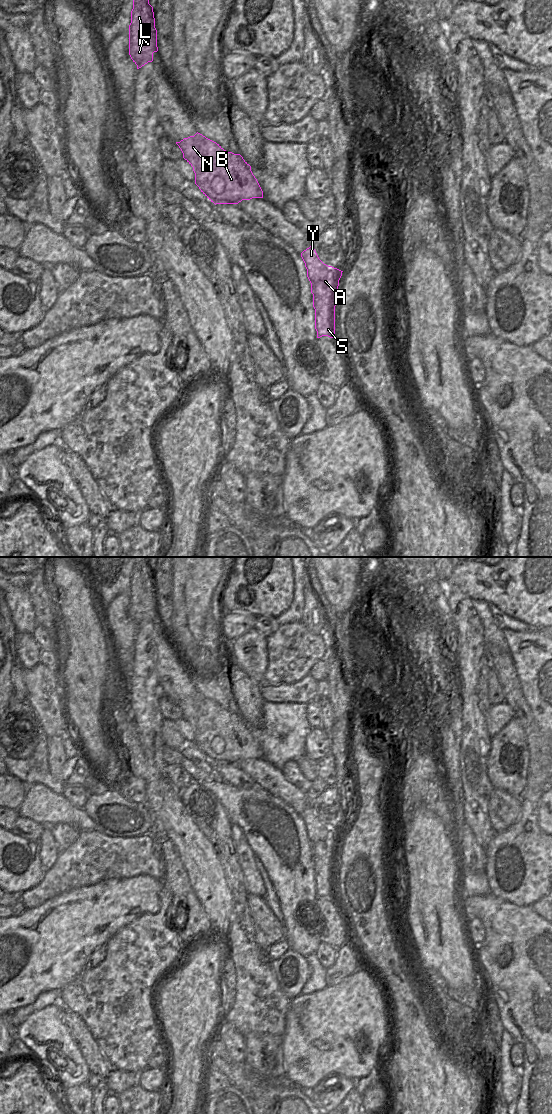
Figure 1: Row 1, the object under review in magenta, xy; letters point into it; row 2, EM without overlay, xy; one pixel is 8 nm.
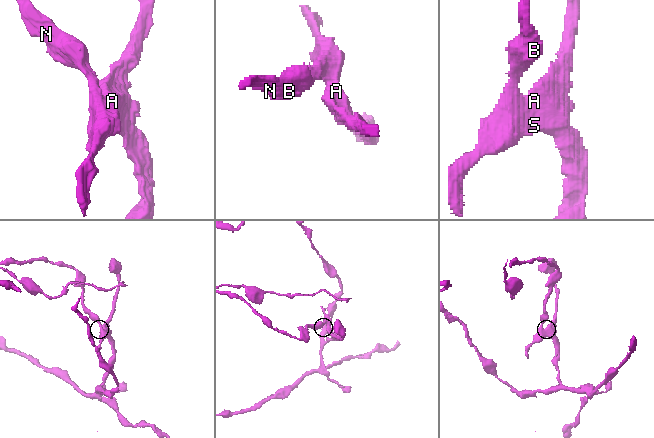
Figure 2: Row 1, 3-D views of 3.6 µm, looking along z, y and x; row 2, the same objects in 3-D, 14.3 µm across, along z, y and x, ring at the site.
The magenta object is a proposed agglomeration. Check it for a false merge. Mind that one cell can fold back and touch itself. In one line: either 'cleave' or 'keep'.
cleave

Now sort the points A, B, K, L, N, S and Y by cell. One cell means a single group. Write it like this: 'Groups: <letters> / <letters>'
Groups: A S Y / B K L N.

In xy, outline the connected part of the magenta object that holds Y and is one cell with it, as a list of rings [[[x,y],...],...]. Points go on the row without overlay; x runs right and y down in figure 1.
[[[310,806],[301,813],[307,829],[307,837],[311,843],[311,853],[321,857],[328,863],[327,877],[319,877],[319,885],[315,886],[317,898],[335,896],[335,866],[341,830],[324,824],[318,817],[315,809]]]

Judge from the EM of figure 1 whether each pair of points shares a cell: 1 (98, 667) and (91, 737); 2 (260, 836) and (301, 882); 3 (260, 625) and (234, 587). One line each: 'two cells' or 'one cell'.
1: one cell
2: one cell
3: two cells

